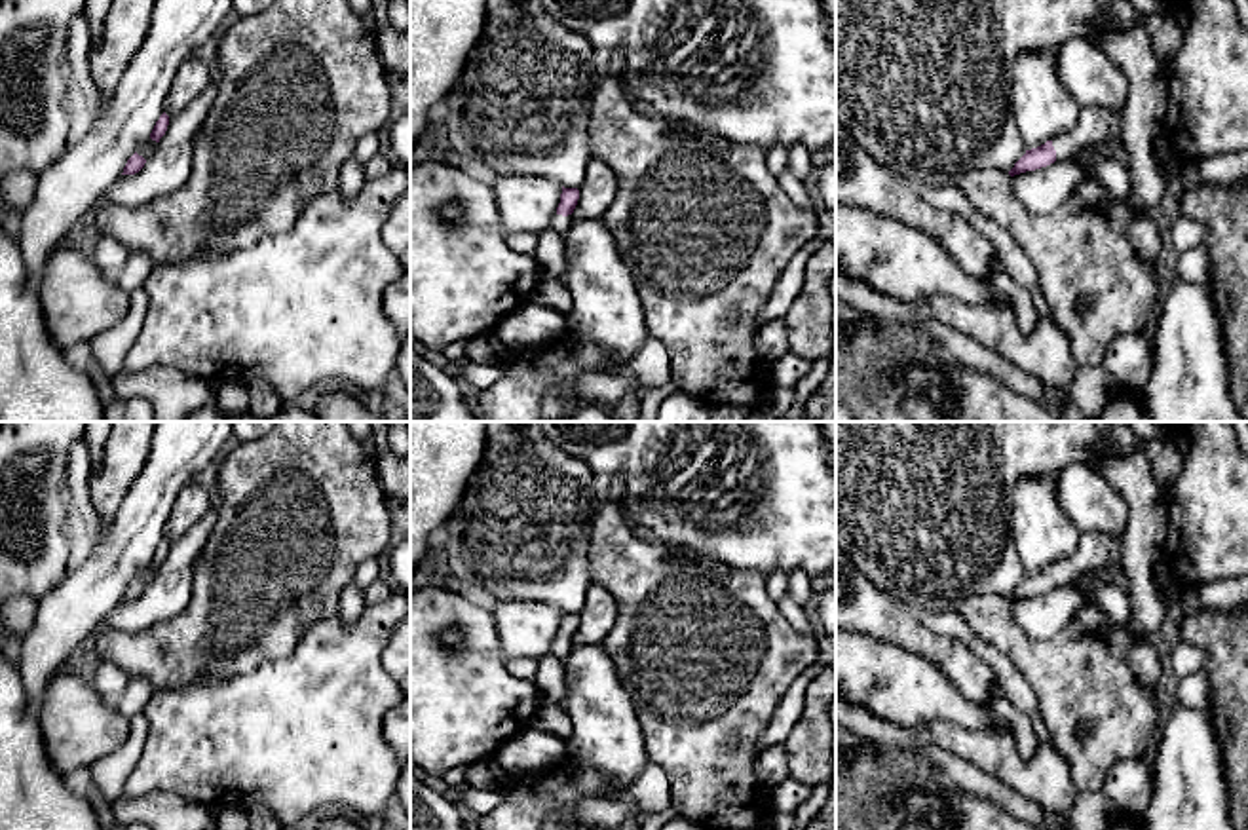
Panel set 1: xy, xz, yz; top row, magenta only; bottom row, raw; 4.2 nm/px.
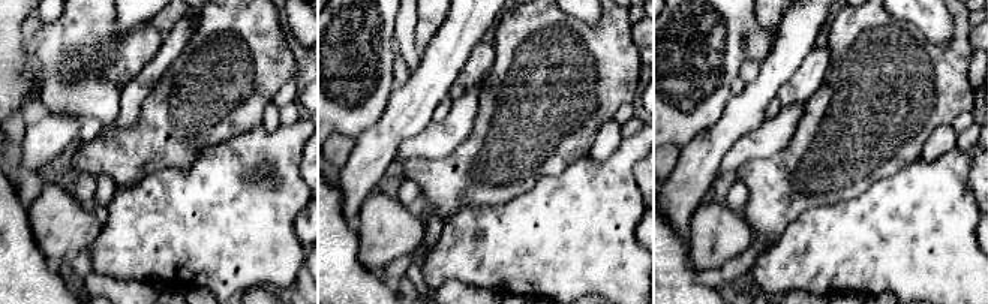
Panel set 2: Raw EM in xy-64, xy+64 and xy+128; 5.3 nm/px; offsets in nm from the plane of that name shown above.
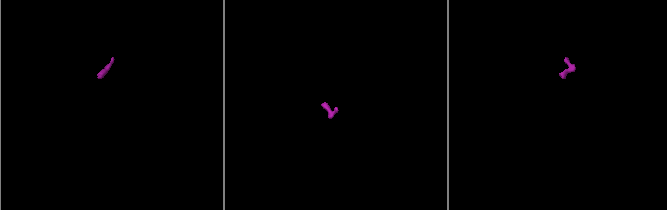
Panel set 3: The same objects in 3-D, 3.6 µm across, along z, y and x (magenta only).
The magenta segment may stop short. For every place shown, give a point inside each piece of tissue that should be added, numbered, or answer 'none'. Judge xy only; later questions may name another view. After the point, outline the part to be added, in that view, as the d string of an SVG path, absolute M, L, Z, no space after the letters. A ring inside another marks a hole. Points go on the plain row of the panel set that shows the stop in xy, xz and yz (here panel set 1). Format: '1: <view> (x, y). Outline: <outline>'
none

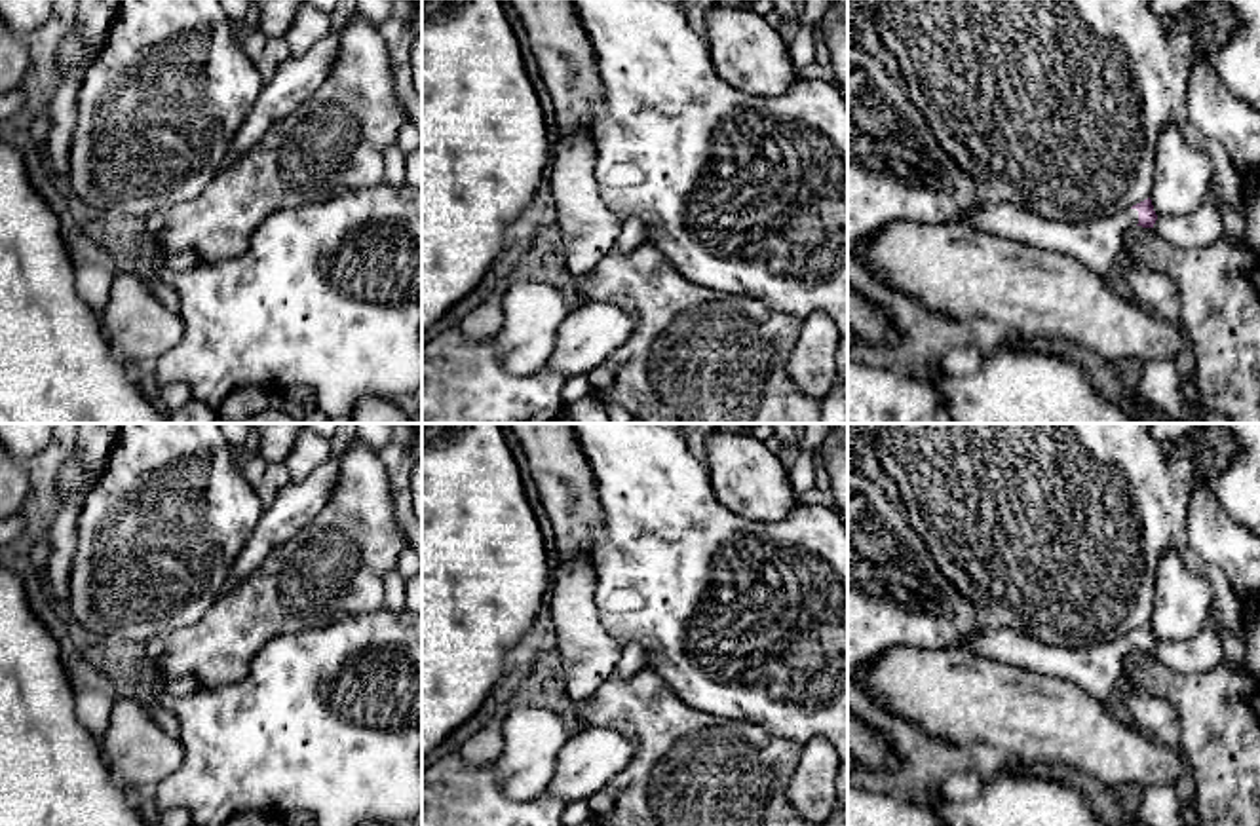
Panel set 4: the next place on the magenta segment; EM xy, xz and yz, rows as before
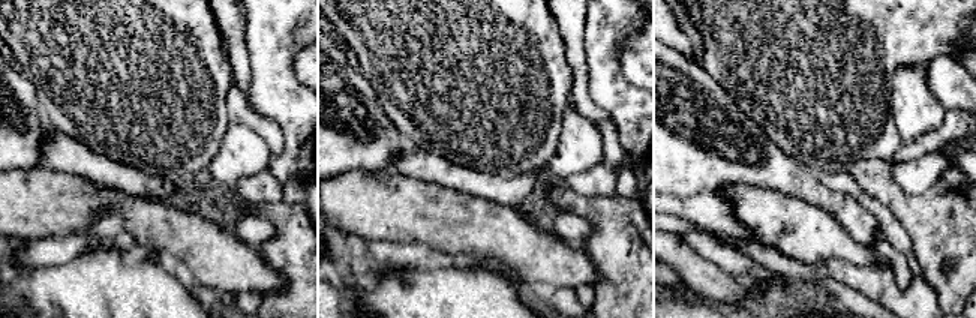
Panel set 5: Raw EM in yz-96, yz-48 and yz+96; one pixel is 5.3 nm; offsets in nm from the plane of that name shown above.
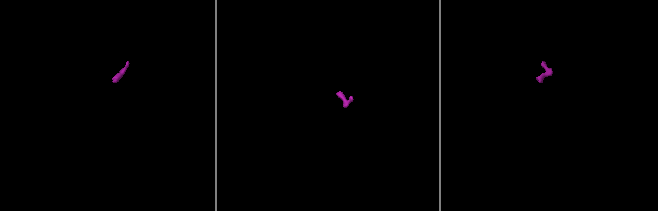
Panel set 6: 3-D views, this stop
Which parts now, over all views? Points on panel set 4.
1: yz (1097, 669). Outline: M984 625L964 649L1068 680L1098 699L1108 699L1123 674L1123 661L1138 649L1138 636L1127 634L1083 648L1049 646L1000 625Z

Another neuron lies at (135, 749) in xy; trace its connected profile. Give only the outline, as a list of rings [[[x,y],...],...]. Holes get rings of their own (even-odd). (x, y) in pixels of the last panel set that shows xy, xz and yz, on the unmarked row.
[[[116,697],[101,748],[106,767],[125,790],[156,788],[184,760],[181,741],[167,735],[150,710],[129,697]]]

